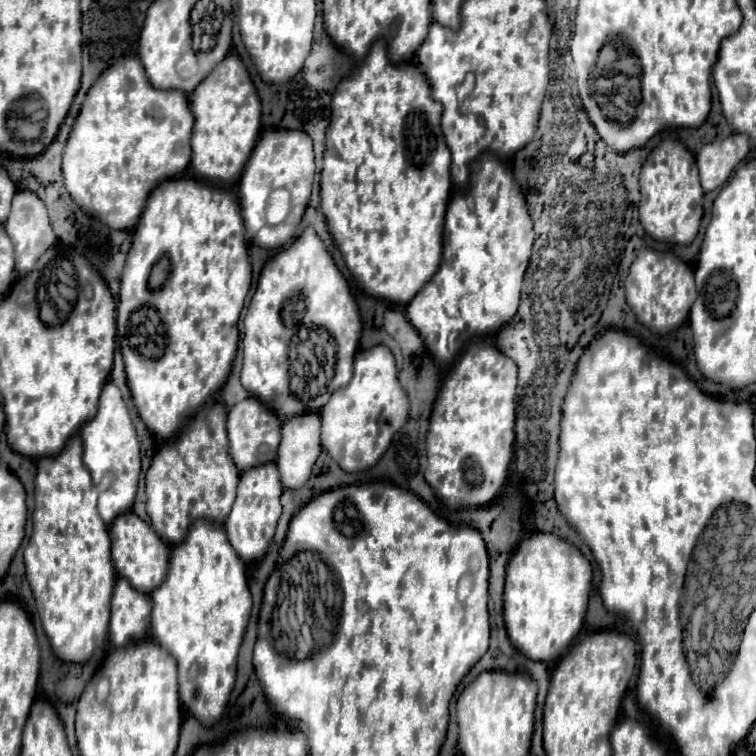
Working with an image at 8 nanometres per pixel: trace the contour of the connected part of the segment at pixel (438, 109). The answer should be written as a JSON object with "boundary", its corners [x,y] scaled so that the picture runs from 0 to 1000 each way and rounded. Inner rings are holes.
{"boundary":[[[499,54],[491,62],[488,73],[472,89],[472,99],[456,102],[446,112],[440,131],[438,131],[438,160],[435,160],[435,168],[433,168],[430,208],[427,208],[427,226],[425,226],[425,276],[430,282],[438,311],[443,316],[448,332],[456,340],[459,356],[464,358],[470,372],[480,380],[480,385],[485,390],[493,390],[493,393],[501,393],[501,396],[515,396],[515,398],[528,401],[528,403],[538,403],[546,396],[549,385],[554,385],[554,380],[560,380],[560,374],[565,374],[565,369],[570,369],[570,364],[581,353],[583,319],[586,319],[586,313],[583,313],[586,311],[586,279],[589,279],[591,263],[597,261],[597,253],[599,253],[597,229],[594,229],[597,202],[591,200],[591,189],[589,189],[586,176],[583,176],[583,149],[586,149],[586,142],[573,131],[570,110],[557,97],[552,83],[546,83],[546,81],[538,81],[538,83],[536,81],[530,81],[530,83],[517,81],[509,54]]]}

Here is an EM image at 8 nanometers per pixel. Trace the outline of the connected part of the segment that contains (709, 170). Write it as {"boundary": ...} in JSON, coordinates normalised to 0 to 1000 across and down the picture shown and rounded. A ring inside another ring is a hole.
{"boundary":[[[970,176],[959,184],[946,184],[930,192],[922,202],[922,221],[930,253],[946,253],[956,247],[970,224],[988,208],[988,202],[991,184],[980,176]]]}

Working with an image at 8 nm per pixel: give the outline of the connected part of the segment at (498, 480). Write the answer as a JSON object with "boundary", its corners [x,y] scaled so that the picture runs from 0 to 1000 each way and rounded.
{"boundary":[[[620,459],[602,478],[575,528],[565,573],[562,634],[597,673],[649,665],[671,631],[681,583],[684,485],[657,459]]]}

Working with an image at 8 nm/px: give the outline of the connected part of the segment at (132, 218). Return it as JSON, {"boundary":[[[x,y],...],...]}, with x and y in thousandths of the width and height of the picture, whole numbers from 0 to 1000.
{"boundary":[[[181,73],[160,75],[123,110],[86,189],[83,234],[89,253],[110,279],[126,284],[134,295],[142,295],[142,300],[176,303],[189,282],[194,258],[208,247],[208,242],[231,234],[250,218],[255,165],[258,155],[253,152],[245,123],[234,118],[205,118],[194,107]]]}

